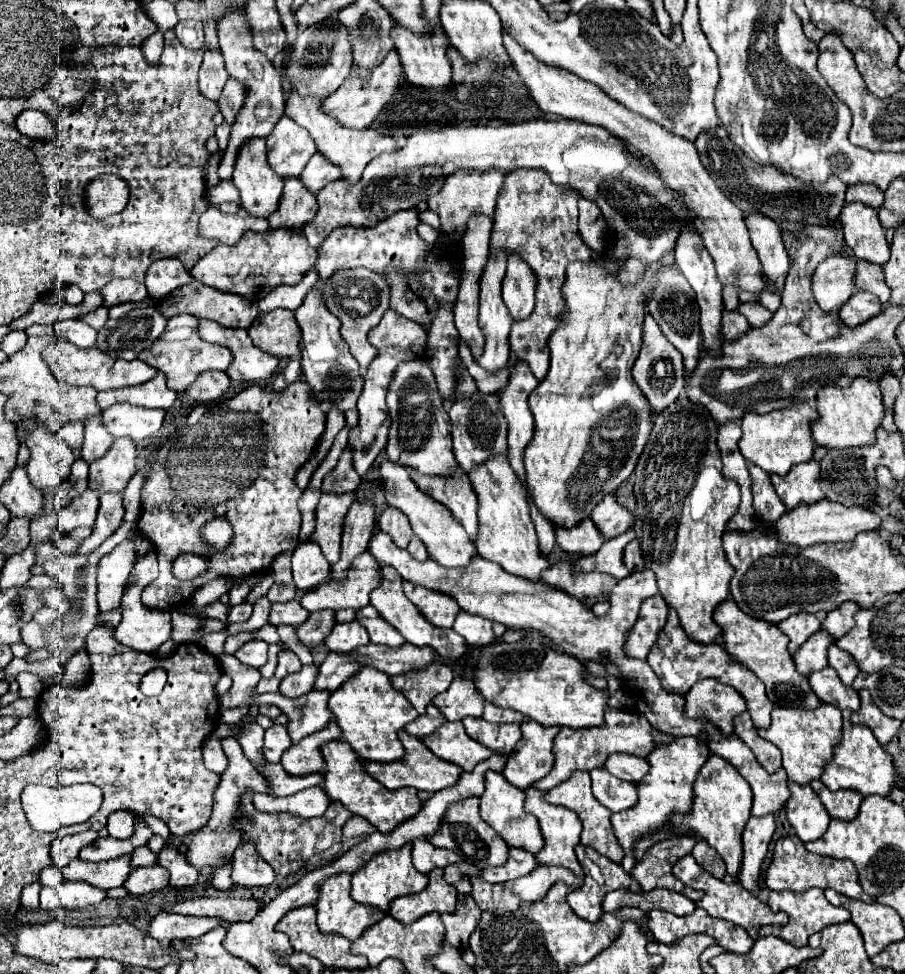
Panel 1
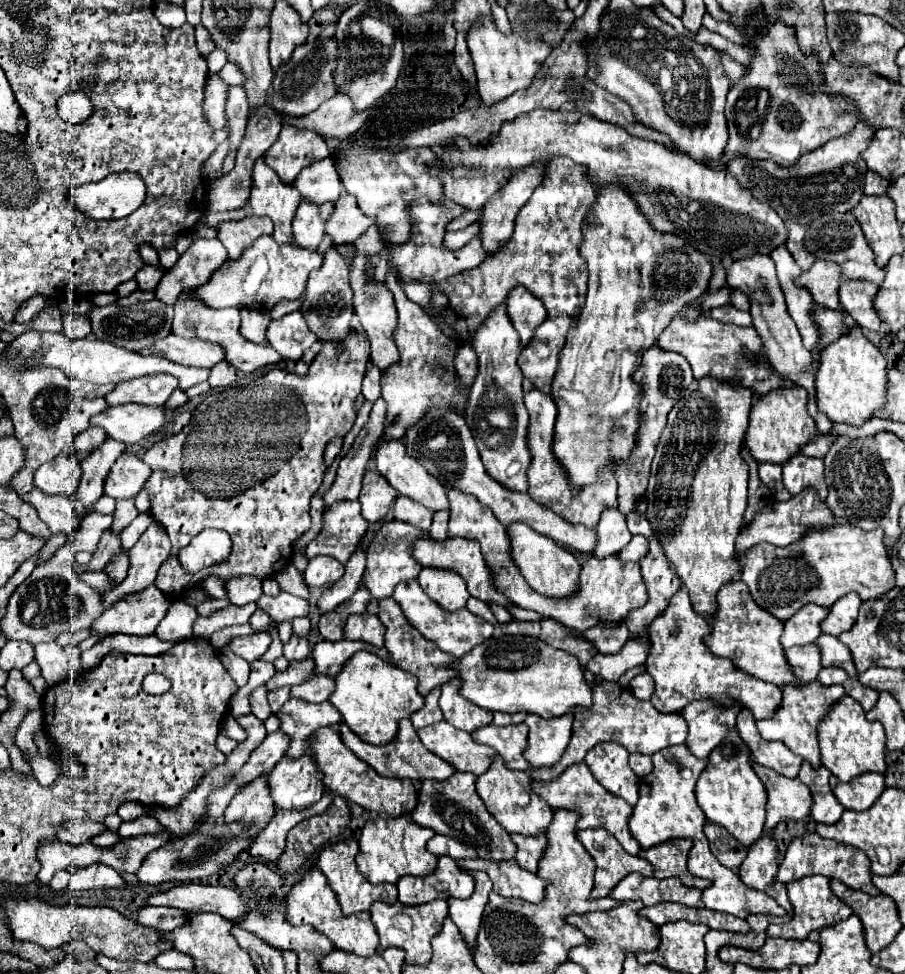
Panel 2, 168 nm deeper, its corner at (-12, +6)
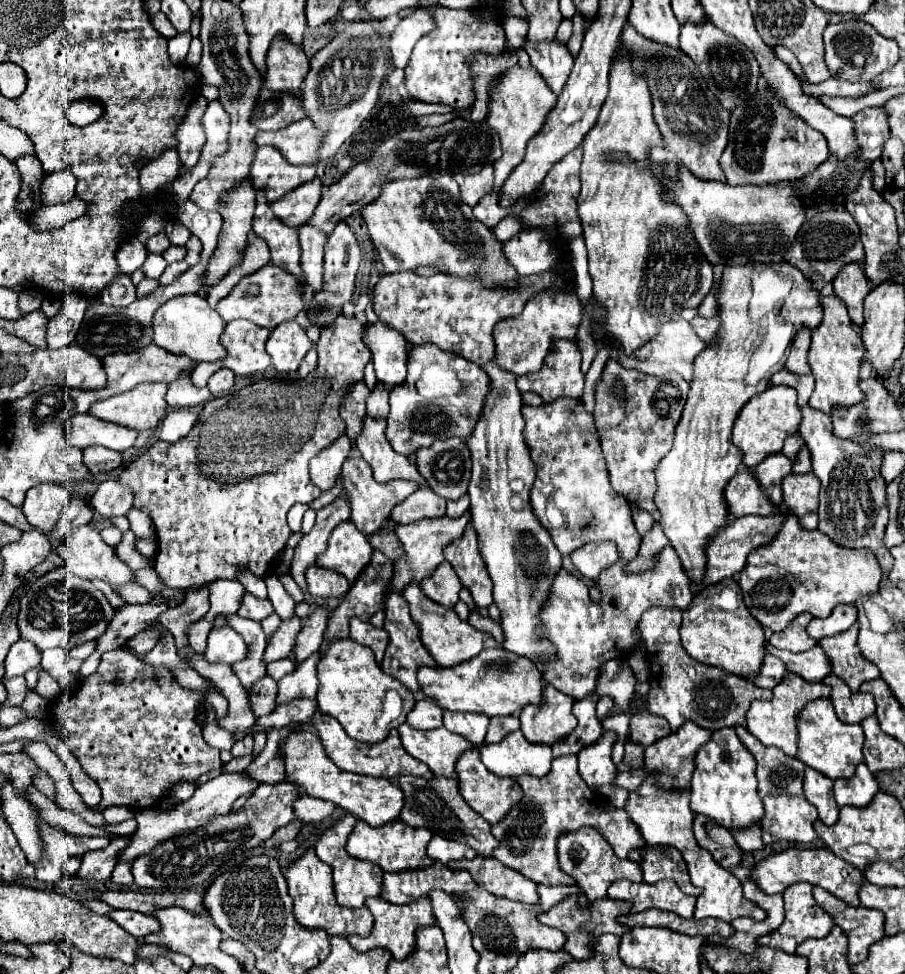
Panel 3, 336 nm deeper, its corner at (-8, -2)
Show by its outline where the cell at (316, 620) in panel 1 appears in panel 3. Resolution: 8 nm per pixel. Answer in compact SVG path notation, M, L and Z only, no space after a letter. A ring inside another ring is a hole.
M376 550L372 554L370 564L364 568L364 572L360 574L360 578L354 582L354 586L350 588L350 592L344 596L344 600L340 602L340 606L332 612L330 620L328 620L328 628L324 632L324 644L328 646L334 640L344 640L348 638L348 620L350 618L360 618L360 620L370 620L374 612L384 608L384 598L386 598L386 582L392 578L392 562L380 554L380 550ZM384 576L384 582L382 582Z

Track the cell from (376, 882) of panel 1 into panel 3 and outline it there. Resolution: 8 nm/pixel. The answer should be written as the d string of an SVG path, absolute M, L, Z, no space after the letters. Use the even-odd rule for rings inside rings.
M358 820L354 826L352 836L348 838L348 854L356 860L368 860L372 864L378 864L382 872L404 872L404 870L422 870L432 864L432 860L426 856L426 846L432 838L432 832L426 828L410 828L402 824L400 820L394 820L384 826L368 826L366 822Z

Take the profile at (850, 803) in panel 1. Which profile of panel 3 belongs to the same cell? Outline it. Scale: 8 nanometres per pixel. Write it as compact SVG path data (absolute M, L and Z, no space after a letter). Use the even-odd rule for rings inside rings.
M864 764L856 768L856 774L852 776L852 780L834 782L834 798L840 808L842 806L866 808L878 792L880 792L880 786L876 782L876 776Z

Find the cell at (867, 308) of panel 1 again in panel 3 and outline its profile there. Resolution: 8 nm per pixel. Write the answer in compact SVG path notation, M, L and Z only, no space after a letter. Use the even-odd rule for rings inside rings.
M858 262L846 264L840 274L834 278L834 294L846 304L852 324L862 326L862 302L864 296L870 292L870 284L864 276L864 270Z

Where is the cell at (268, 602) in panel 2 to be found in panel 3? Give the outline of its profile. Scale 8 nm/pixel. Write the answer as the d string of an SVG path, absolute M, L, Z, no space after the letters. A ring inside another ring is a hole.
M244 594L242 606L238 610L238 616L254 620L254 622L260 622L260 620L268 618L272 612L274 612L274 606L272 606L272 602L268 598L260 600L260 598L252 596L252 594Z

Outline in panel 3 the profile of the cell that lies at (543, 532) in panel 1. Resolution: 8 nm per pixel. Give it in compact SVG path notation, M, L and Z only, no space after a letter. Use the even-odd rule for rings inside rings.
M558 398L552 404L522 406L526 420L524 438L536 464L536 480L530 492L534 514L550 532L554 544L562 554L572 554L588 542L612 540L618 544L620 556L632 560L638 554L642 538L632 524L630 504L612 490L608 480L606 462L600 450L594 418L584 410L580 400ZM570 422L570 432L568 432ZM552 502L562 514L560 524L552 524L546 514L546 504Z

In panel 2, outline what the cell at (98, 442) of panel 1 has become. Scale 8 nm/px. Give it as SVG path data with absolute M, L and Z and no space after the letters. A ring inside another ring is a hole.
M108 438L108 442L104 442L104 446L100 446L100 450L94 450L80 462L82 478L80 478L80 486L74 494L74 498L78 502L82 502L86 510L90 510L94 506L94 502L102 496L104 478L106 478L108 470L112 468L112 464L116 462L116 458L124 452L124 448L126 446L120 446L120 442L112 442L112 438Z

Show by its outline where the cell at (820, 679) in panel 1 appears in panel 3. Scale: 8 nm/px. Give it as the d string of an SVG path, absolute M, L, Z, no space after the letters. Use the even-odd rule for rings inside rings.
M828 674L822 682L832 688L830 700L832 700L836 714L842 722L860 724L864 718L868 718L876 712L876 704L874 704L872 694L848 690L848 686L840 678L836 678L836 674Z

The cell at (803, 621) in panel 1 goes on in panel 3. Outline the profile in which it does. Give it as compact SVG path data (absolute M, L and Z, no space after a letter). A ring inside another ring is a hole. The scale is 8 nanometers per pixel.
M808 612L798 614L782 632L776 632L770 636L770 646L778 648L778 650L790 650L790 652L806 652L810 650L816 640L808 636L806 626L812 620L812 616Z

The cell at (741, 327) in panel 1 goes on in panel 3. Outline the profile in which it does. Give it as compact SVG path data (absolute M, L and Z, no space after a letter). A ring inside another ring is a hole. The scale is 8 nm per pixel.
M694 318L692 322L690 322L692 326L694 326L694 330L696 330L696 334L704 340L704 342L712 342L714 338L716 338L716 334L718 334L718 330L720 330L720 318Z

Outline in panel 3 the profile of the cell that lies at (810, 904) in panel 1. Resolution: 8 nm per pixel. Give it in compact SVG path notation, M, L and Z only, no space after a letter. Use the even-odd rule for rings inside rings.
M800 882L800 884L794 884L788 890L784 890L786 918L778 930L774 930L772 934L766 934L758 940L760 946L780 948L788 954L794 954L794 950L800 942L804 942L806 938L824 938L836 926L836 922L832 922L832 918L828 918L828 914L824 914L824 910L820 910L820 906L816 906L816 900L812 898L812 888L814 886L808 882Z

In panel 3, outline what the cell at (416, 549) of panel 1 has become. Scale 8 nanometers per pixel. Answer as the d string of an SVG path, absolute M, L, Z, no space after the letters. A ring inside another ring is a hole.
M462 496L460 500L456 500L456 502L448 502L448 508L446 508L446 516L448 518L460 518L466 510L470 508L470 498L468 496Z

